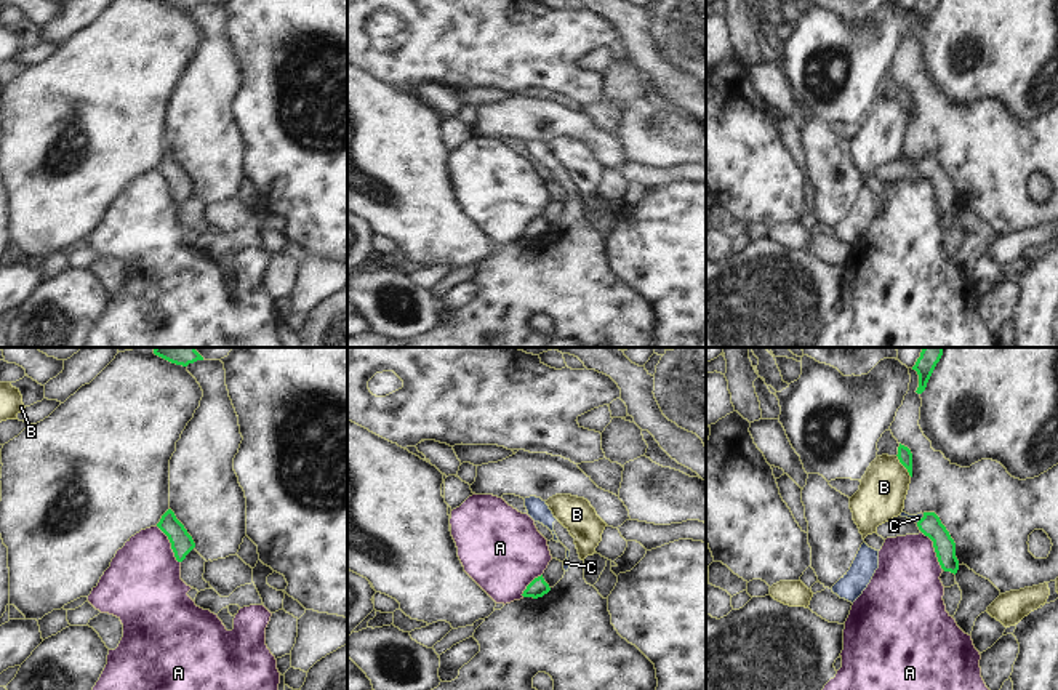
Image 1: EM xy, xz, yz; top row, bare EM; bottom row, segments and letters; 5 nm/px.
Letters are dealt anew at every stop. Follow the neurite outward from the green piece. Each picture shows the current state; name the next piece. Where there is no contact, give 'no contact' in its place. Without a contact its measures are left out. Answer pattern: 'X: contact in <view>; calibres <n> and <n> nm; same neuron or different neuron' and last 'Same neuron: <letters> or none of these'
A: contact in xy; calibres 110 and 380 nm; different neuron
B: contact in yz; calibres 70 and 240 nm; different neuron
C: contact in yz; calibres 110 and 40 nm; different neuron
Same neuron: none of these

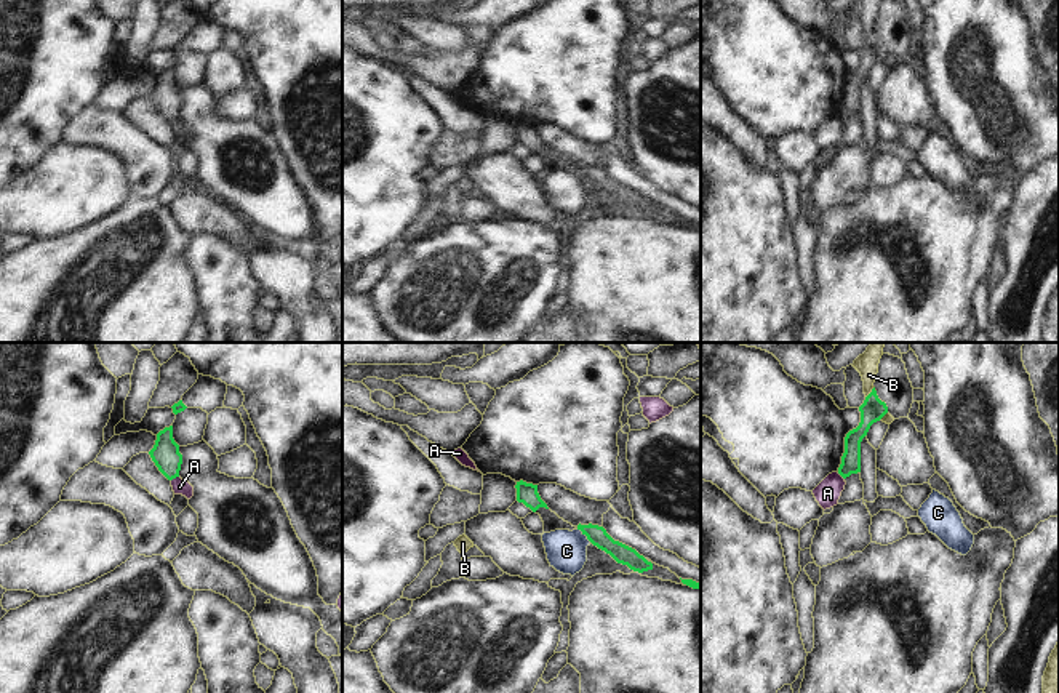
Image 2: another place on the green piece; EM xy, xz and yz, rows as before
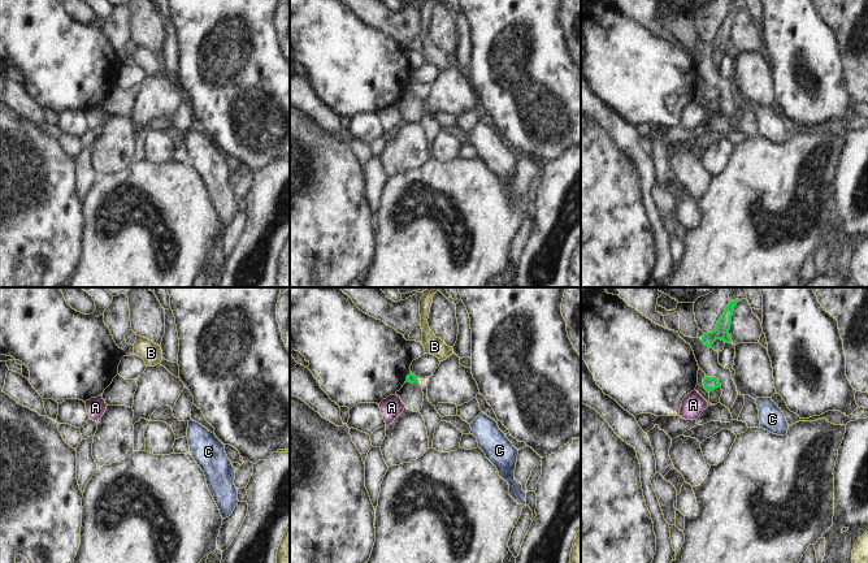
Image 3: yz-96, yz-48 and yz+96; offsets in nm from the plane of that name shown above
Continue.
A: contact in xy; calibres 140 and 80 nm; different neuron
B: contact in yz; calibres 120 and 100 nm; different neuron
C: contact in xz; calibres 100 and 200 nm; different neuron
Same neuron: none of these

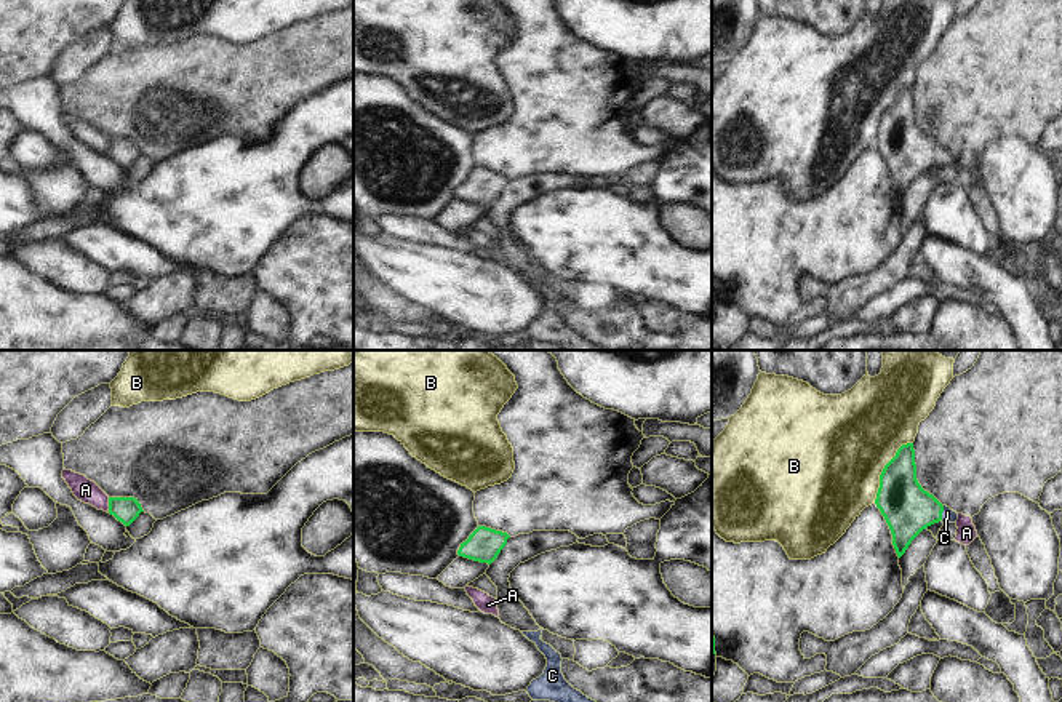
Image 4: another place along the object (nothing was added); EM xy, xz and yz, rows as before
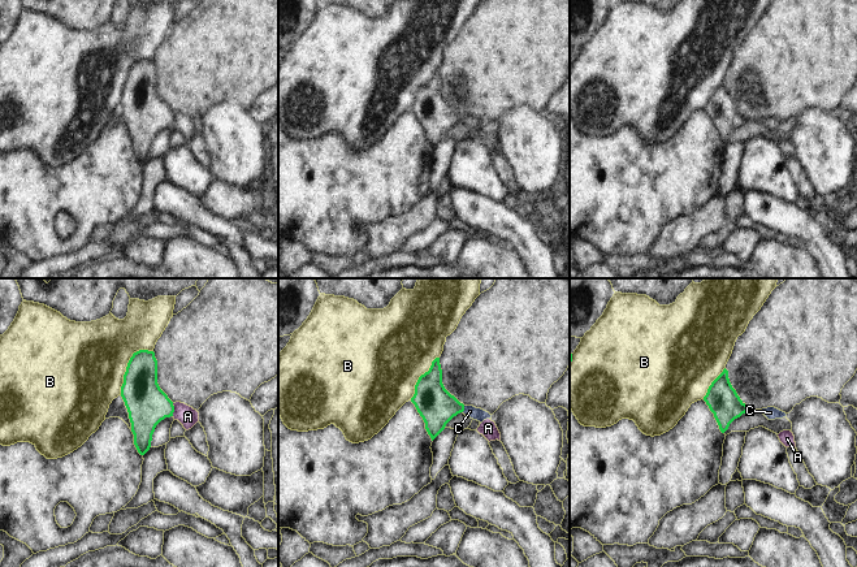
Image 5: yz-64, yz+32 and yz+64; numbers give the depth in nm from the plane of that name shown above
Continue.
A: contact in xy; calibres 130 and 120 nm; different neuron
B: contact in yz; calibres 260 and 500 nm; different neuron
C: contact in yz; calibres 260 and 70 nm; same neuron
Same neuron: C

